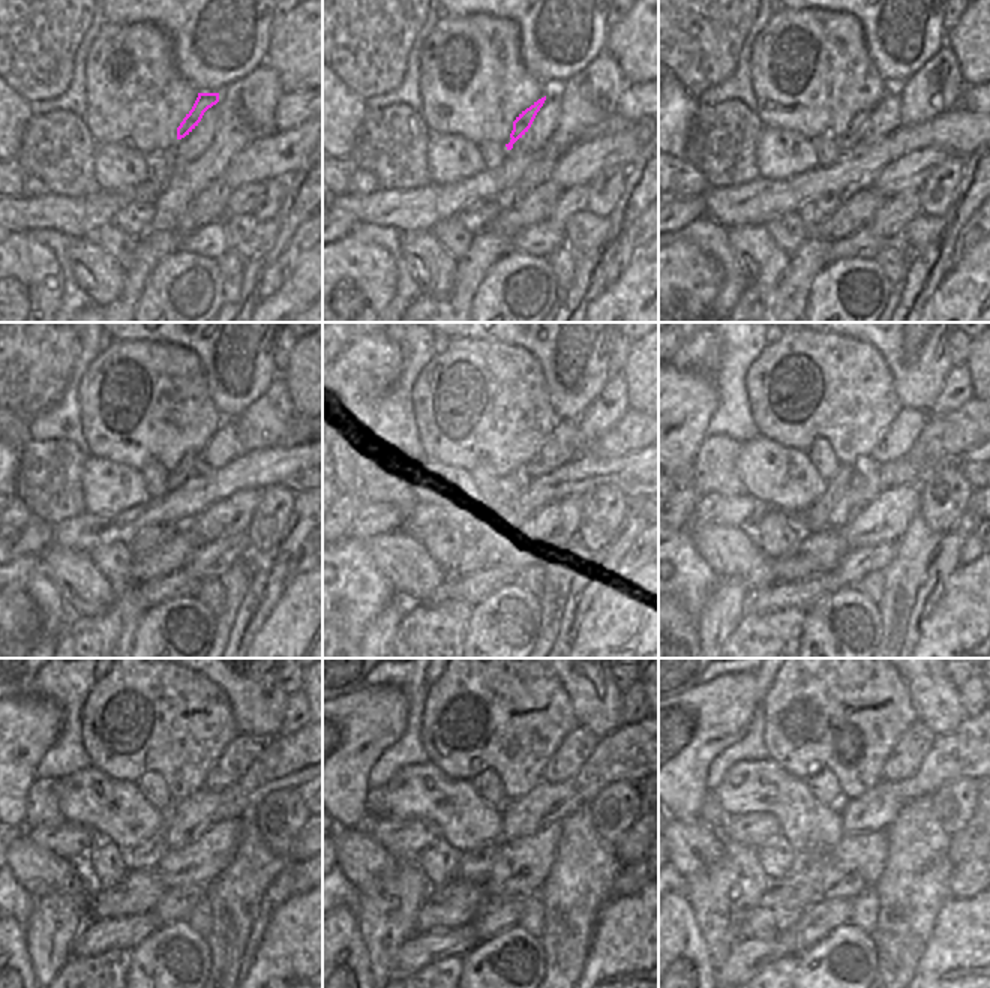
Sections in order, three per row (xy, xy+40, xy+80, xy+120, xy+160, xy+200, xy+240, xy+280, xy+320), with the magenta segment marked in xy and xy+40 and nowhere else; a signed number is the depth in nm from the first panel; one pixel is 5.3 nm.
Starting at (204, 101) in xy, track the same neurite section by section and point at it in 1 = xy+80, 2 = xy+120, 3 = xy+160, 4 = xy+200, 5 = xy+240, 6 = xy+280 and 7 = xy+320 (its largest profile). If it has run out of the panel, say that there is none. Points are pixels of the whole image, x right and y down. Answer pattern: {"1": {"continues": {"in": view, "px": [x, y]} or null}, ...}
{"1": {"continues": {"in": "xy+80", "px": [854, 132]}}, "2": {"continues": {"in": "xy+120", "px": [176, 479]}}, "3": {"continues": {"in": "xy+160", "px": [510, 483]}}, "4": {"continues": {"in": "xy+200", "px": [813, 519]}}, "5": {"continues": {"in": "xy+240", "px": [144, 856]}}, "6": {"continues": {"in": "xy+280", "px": [474, 865]}}, "7": {"continues": {"in": "xy+320", "px": [807, 868]}}}

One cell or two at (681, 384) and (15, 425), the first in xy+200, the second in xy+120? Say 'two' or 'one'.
one

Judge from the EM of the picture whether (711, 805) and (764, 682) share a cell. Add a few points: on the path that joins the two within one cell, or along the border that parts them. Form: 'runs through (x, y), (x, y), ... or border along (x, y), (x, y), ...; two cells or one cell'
border along (708, 792), (698, 817); two cells

